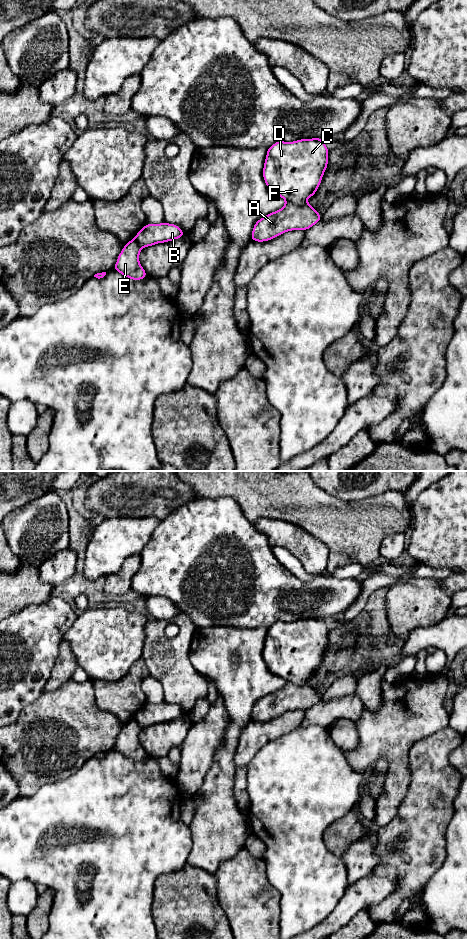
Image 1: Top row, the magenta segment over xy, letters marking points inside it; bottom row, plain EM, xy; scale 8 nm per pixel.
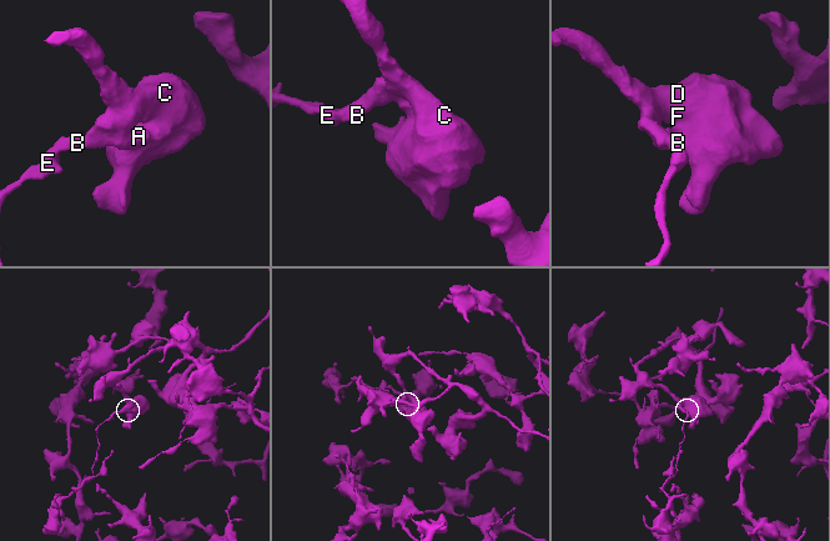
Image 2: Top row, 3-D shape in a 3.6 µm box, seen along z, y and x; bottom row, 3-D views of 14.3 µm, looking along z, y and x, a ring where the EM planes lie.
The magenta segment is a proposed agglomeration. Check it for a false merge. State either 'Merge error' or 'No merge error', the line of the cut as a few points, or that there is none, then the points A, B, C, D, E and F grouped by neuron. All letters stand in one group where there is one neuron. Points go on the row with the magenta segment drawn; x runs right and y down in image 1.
Merge error. Split along xy (133, 239), (142, 247). Groups: A B C D F / E

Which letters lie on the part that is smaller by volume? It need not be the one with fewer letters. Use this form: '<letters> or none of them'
E

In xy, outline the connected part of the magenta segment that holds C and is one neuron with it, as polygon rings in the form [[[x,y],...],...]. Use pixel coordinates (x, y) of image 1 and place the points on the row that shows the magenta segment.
[[[299,139],[293,142],[277,141],[267,149],[263,166],[263,179],[268,189],[282,197],[286,203],[277,211],[269,213],[254,224],[251,240],[265,242],[293,230],[308,230],[320,222],[321,216],[306,201],[316,195],[328,166],[329,150],[324,139]]]

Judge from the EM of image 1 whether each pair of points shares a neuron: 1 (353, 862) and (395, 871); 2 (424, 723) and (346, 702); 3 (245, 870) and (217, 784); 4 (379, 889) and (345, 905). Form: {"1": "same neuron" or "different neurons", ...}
{"1": "different neurons", "2": "different neurons", "3": "different neurons", "4": "same neuron"}

